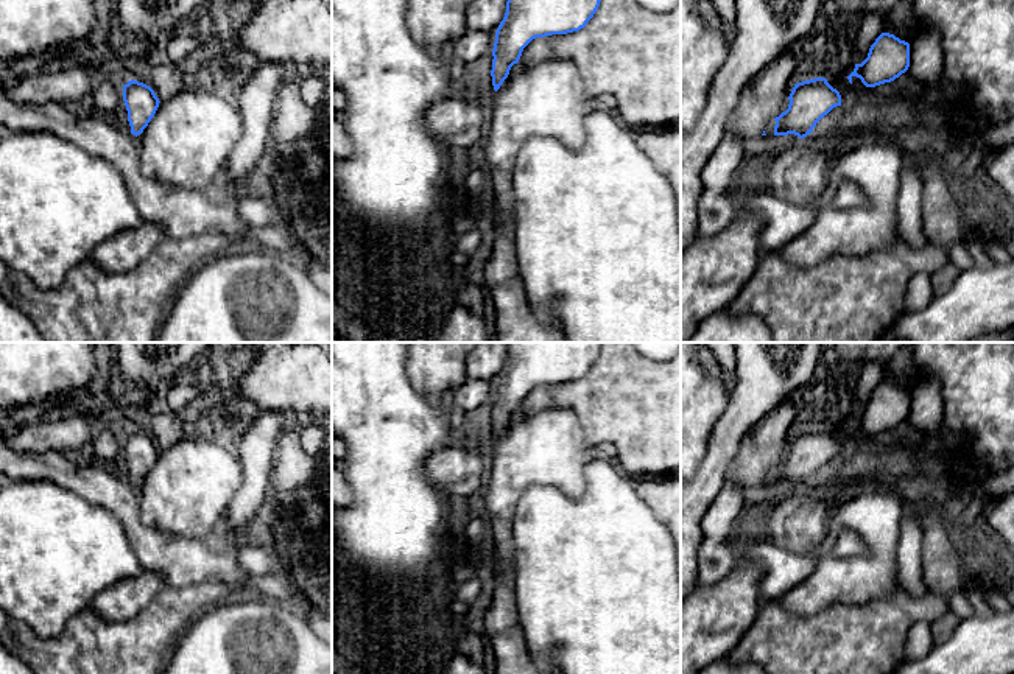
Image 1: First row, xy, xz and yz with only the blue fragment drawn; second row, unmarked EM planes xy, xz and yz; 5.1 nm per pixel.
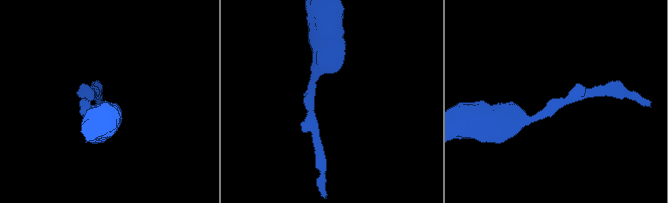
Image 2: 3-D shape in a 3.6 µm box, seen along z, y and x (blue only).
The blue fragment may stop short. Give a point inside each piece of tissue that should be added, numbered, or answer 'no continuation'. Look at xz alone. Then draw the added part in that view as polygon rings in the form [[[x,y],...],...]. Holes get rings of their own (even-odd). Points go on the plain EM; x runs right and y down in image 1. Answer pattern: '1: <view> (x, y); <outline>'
no continuation

